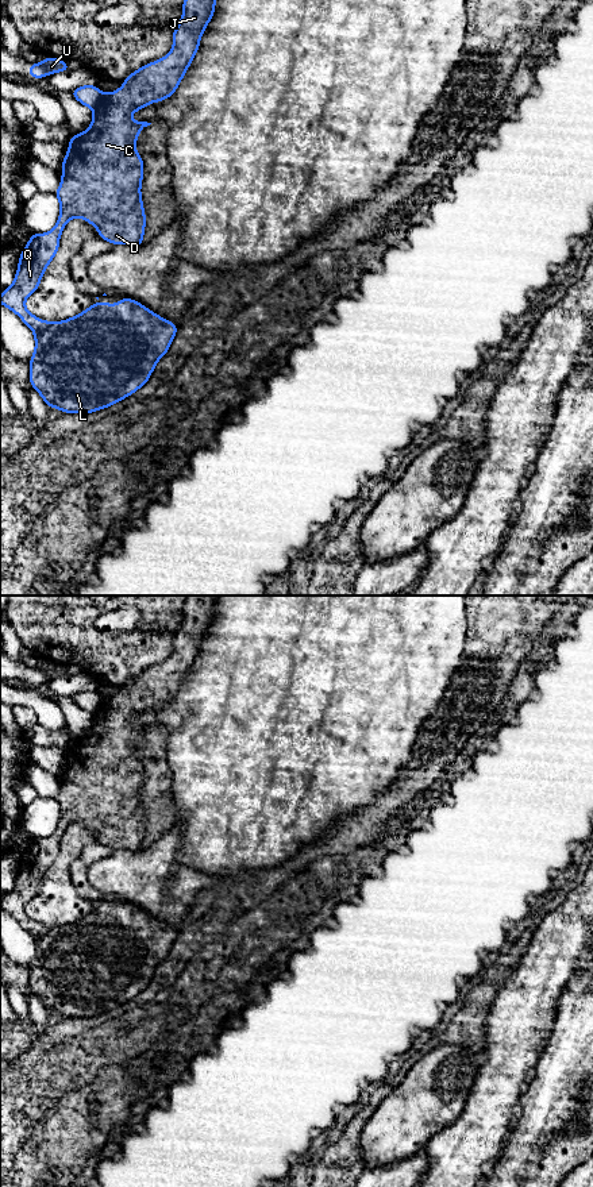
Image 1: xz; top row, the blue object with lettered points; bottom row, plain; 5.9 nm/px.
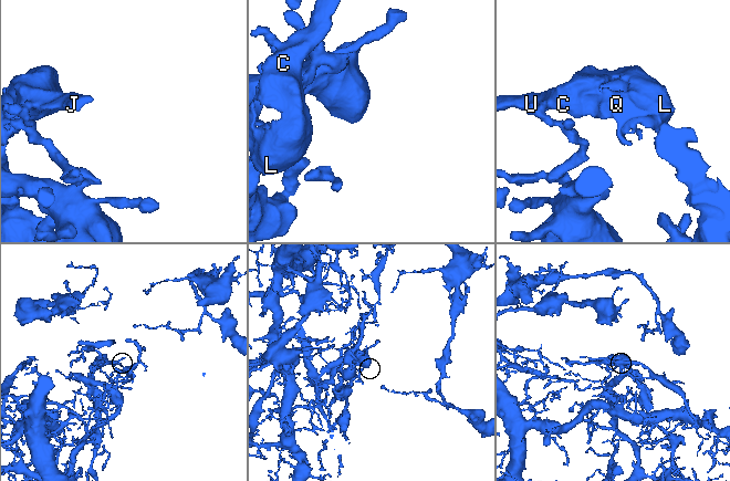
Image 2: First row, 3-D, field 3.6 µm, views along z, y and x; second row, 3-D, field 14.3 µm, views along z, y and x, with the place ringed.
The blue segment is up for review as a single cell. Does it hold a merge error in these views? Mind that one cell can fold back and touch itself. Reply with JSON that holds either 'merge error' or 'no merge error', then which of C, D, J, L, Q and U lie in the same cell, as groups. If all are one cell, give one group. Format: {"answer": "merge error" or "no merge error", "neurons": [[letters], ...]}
{"answer": "merge error", "neurons": [["C", "D", "J", "L", "Q"], ["U"]]}

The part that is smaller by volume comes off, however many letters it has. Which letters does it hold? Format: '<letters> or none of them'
C, D, J, L, Q

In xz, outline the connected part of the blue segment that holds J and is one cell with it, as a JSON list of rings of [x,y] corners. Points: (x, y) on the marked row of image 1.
[[[184,0],[184,14],[173,31],[174,45],[170,53],[135,70],[123,81],[120,89],[104,95],[100,103],[93,108],[93,120],[89,128],[72,136],[68,142],[69,150],[62,161],[61,185],[54,192],[61,204],[58,221],[51,231],[30,236],[26,248],[19,255],[19,266],[14,284],[4,289],[0,296],[0,302],[15,312],[34,332],[35,351],[30,359],[30,385],[41,394],[49,408],[58,408],[61,412],[66,413],[92,413],[122,401],[149,381],[157,362],[167,352],[177,334],[177,324],[162,319],[132,298],[119,297],[122,300],[119,304],[96,301],[77,316],[69,317],[65,321],[53,323],[43,321],[31,315],[26,309],[24,302],[26,298],[39,288],[41,278],[55,257],[59,248],[59,236],[70,219],[81,217],[86,220],[96,228],[101,239],[111,242],[113,246],[126,243],[136,247],[143,243],[146,216],[142,204],[140,185],[145,169],[143,159],[138,154],[135,144],[139,131],[151,123],[135,122],[128,116],[151,103],[163,101],[176,92],[199,50],[201,35],[213,16],[215,4],[216,0]]]

